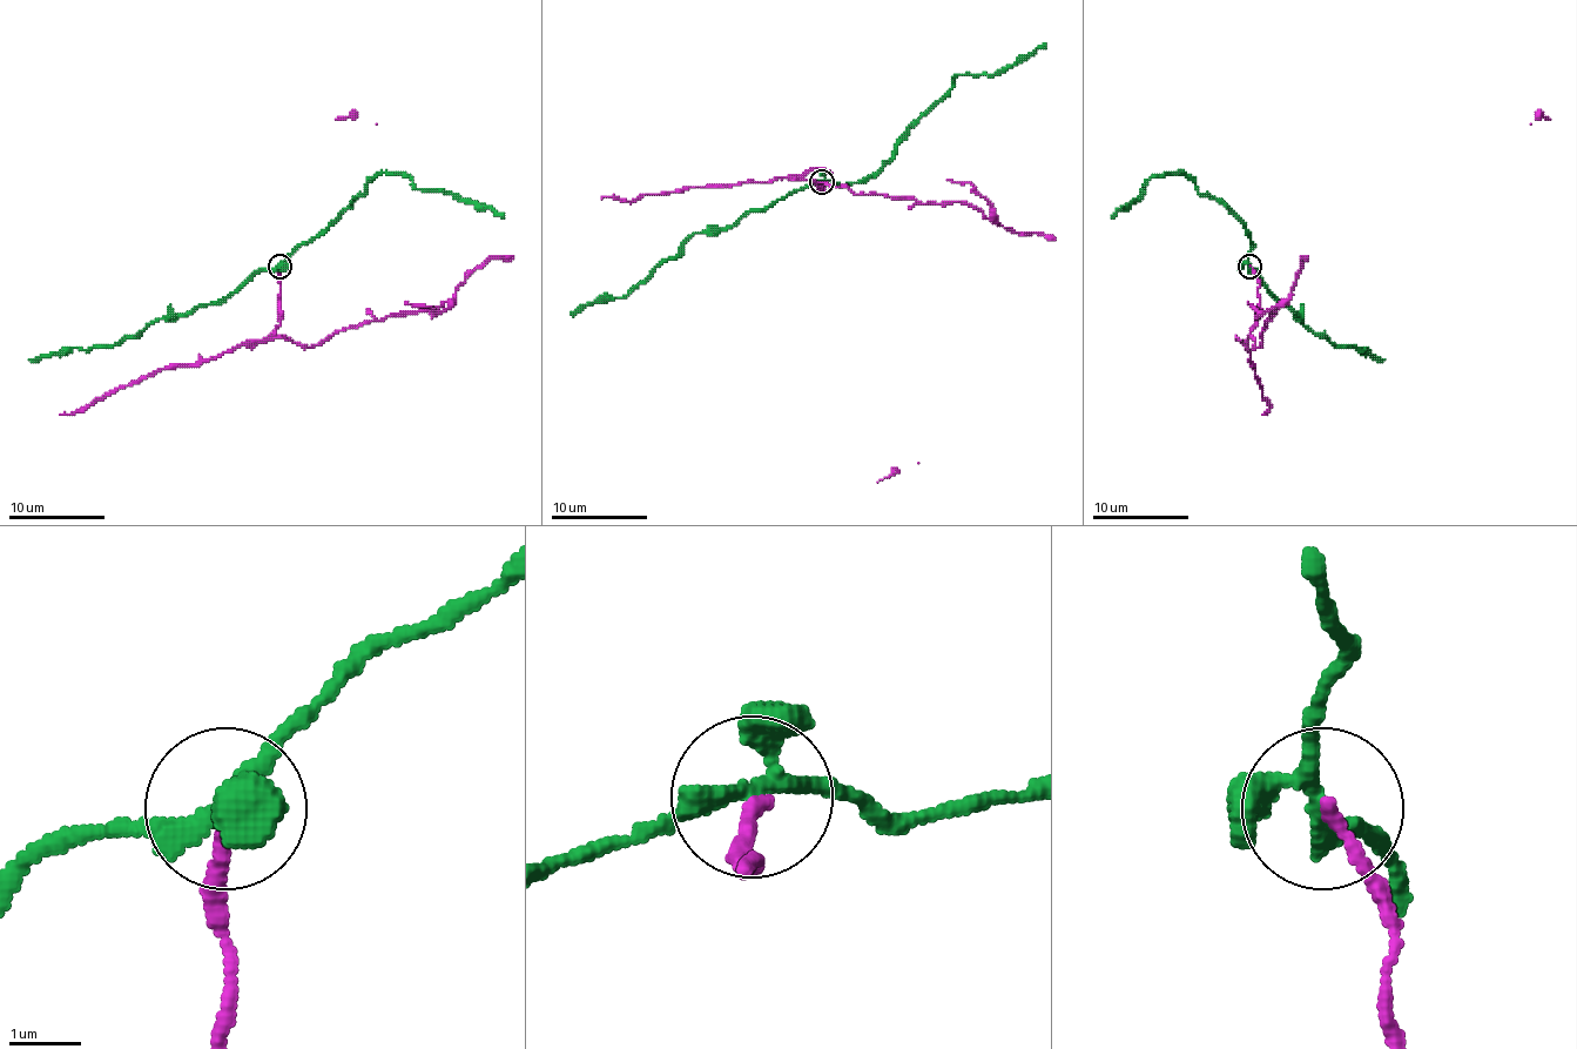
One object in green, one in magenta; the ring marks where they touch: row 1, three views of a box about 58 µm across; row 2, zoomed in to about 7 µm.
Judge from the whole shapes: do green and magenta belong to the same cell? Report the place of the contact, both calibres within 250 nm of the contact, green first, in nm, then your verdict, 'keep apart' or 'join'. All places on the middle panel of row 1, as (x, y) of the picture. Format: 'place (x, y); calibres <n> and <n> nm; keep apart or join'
place (822, 182); calibres 240 and 200 nm; keep apart

